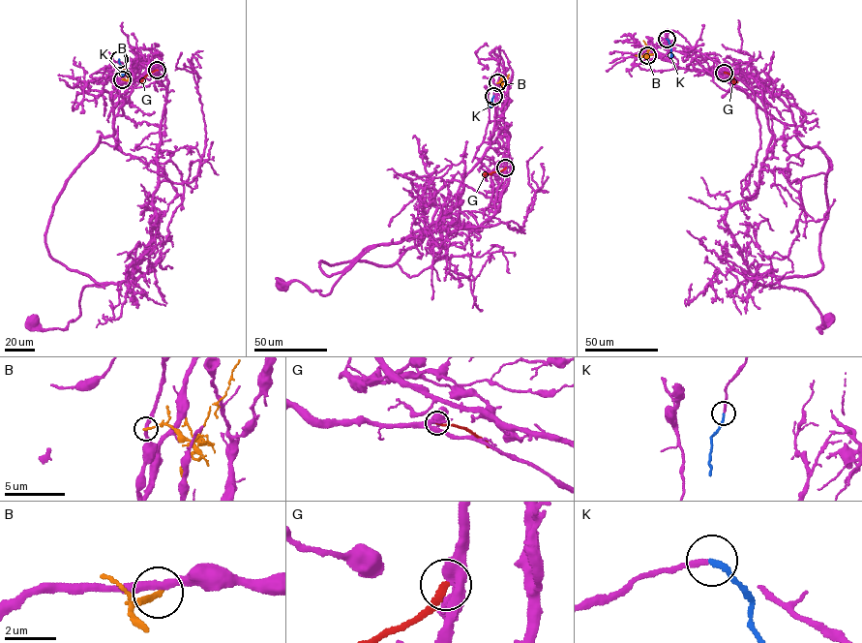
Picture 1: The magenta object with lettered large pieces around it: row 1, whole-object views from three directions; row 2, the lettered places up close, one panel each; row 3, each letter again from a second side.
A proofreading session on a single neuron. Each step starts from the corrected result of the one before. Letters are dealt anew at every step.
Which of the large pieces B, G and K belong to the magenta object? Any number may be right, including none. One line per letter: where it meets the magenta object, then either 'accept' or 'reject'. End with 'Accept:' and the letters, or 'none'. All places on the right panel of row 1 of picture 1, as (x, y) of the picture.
B: contact (647, 55); reject
G: contact (724, 73); reject
K: contact (667, 39); accept
Accept: K

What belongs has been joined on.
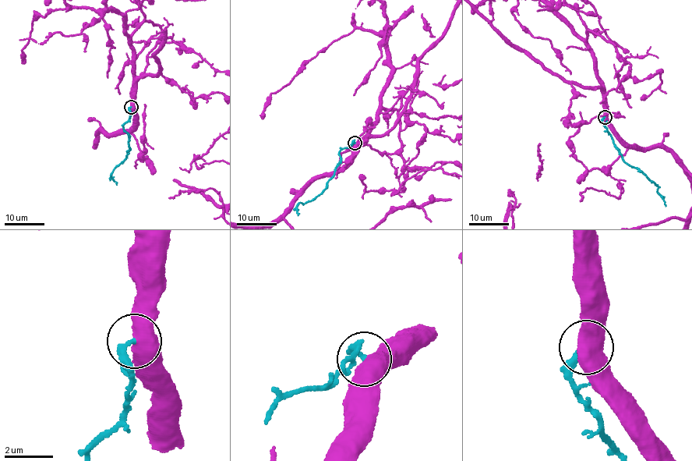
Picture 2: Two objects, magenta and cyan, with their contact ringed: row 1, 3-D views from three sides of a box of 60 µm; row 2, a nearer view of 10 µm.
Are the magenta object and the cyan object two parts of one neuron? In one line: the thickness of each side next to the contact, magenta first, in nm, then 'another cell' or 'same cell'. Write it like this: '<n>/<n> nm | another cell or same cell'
550/260 nm | another cell

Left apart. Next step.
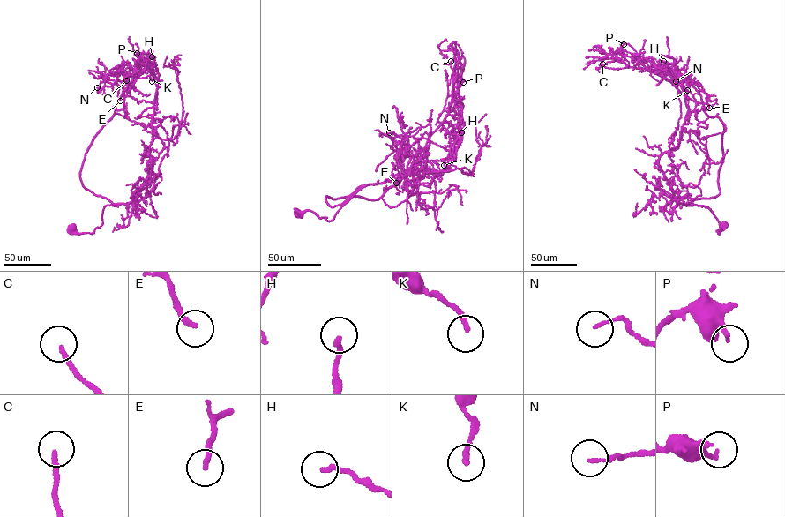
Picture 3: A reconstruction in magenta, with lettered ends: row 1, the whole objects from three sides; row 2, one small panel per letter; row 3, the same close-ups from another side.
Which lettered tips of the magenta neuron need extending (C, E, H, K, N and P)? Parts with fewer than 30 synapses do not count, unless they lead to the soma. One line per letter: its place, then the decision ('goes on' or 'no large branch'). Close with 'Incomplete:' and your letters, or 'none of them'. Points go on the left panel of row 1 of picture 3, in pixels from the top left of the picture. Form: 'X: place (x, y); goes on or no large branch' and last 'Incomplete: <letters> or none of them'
C: place (126, 80); no large branch
E: place (120, 101); goes on
H: place (152, 56); no large branch
K: place (152, 81); no large branch
N: place (97, 87); no large branch
P: place (137, 53); no large branch
Incomplete: E

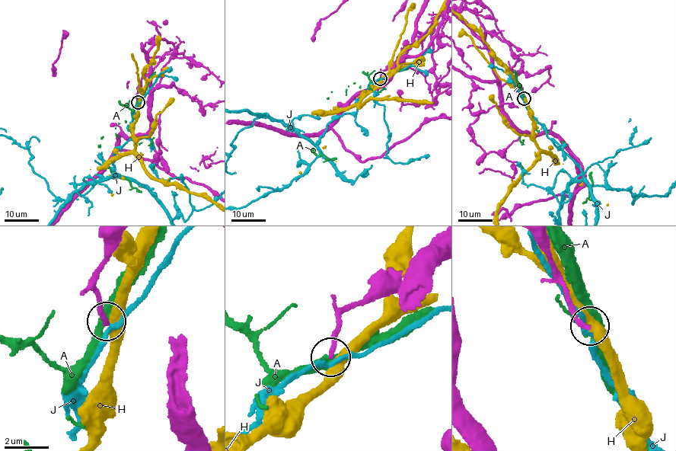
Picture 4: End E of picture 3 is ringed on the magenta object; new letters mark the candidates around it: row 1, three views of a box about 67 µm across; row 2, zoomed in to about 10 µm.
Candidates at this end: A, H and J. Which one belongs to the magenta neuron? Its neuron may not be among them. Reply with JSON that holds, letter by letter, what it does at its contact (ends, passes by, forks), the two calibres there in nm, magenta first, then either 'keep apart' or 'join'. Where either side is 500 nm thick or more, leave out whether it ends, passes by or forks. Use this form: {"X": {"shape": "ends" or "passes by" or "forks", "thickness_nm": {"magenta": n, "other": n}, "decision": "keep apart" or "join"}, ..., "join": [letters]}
{"A": {"shape": "passes by", "thickness_nm": {"magenta": 240, "other": 400}, "decision": "keep apart"}, "H": {"shape": "passes by", "thickness_nm": {"magenta": 200, "other": 480}, "decision": "keep apart"}, "J": {"shape": "passes by", "thickness_nm": {"magenta": 200, "other": 200}, "decision": "keep apart"}, "join": []}

